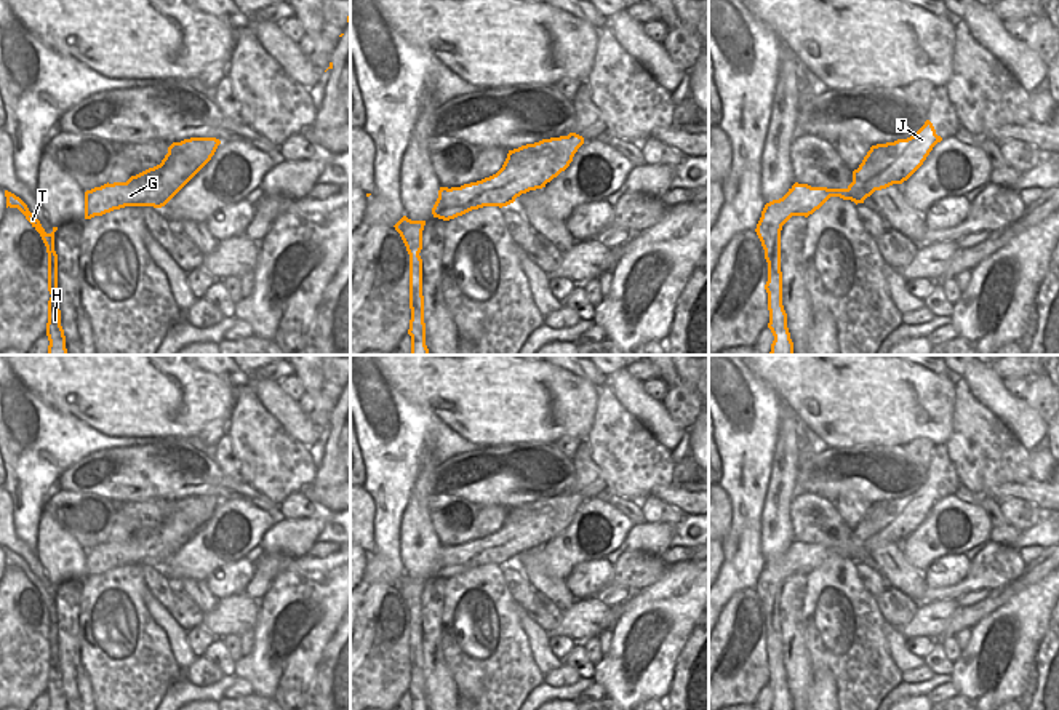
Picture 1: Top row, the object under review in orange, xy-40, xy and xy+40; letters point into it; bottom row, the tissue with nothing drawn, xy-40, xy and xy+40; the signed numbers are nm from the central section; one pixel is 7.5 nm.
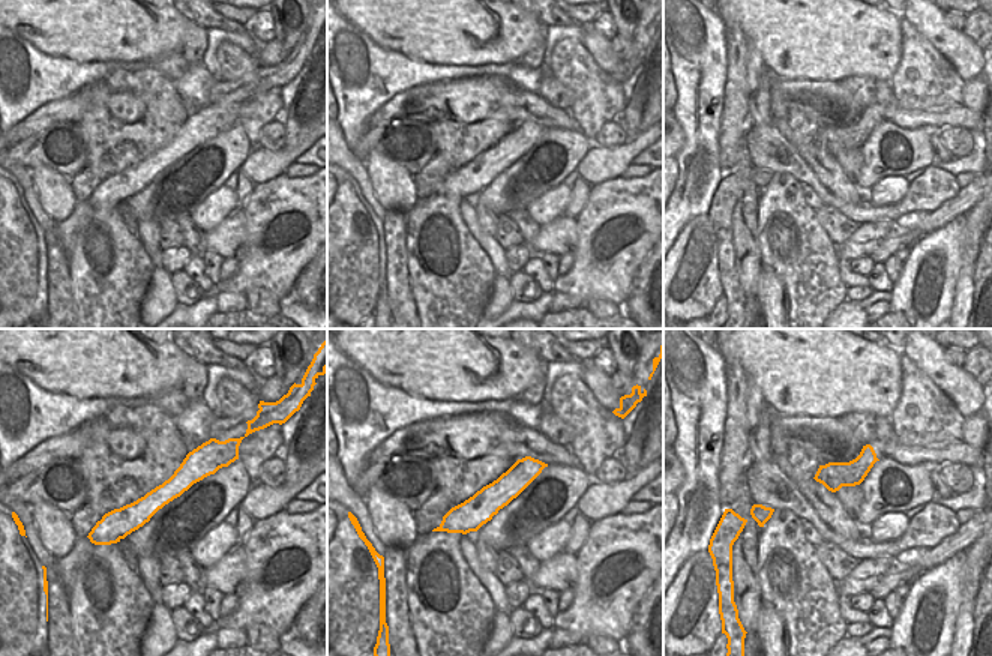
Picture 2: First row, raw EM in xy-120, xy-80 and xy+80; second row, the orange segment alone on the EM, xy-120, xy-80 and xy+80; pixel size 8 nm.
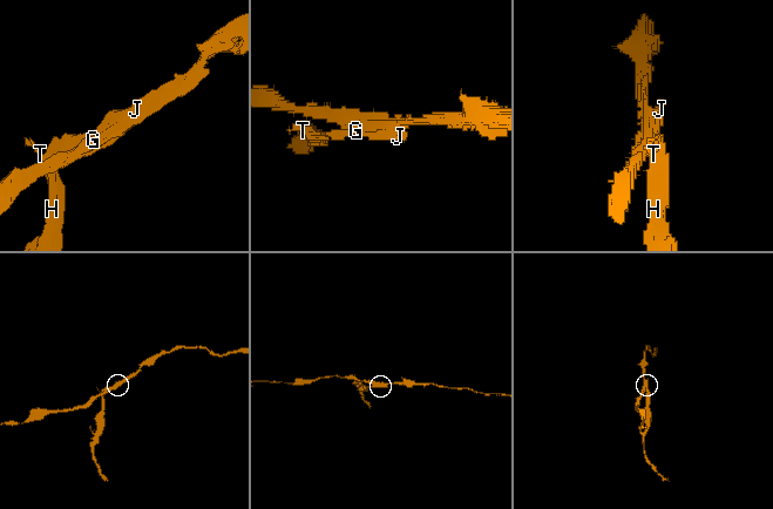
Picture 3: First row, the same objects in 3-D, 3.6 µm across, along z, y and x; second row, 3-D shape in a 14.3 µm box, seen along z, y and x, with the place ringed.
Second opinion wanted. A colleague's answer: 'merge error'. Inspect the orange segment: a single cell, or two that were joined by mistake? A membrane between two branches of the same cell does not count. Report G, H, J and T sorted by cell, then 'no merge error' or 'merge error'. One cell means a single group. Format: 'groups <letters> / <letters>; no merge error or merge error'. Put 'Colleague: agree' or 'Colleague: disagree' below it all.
groups G J / H T; merge error
Colleague: agree

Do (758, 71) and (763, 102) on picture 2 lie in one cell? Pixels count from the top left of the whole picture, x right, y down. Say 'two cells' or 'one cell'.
one cell

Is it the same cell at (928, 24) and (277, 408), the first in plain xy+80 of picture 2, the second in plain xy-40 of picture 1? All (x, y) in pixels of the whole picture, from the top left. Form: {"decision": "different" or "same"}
{"decision": "same"}

